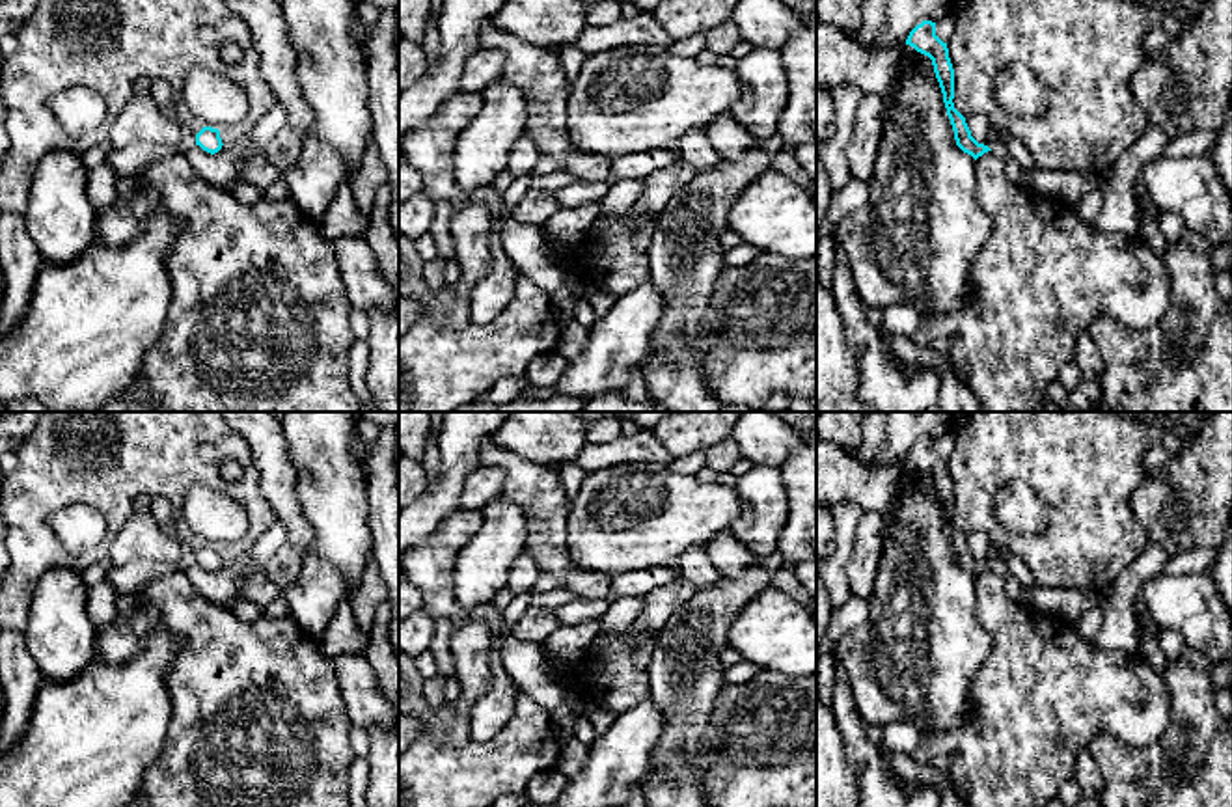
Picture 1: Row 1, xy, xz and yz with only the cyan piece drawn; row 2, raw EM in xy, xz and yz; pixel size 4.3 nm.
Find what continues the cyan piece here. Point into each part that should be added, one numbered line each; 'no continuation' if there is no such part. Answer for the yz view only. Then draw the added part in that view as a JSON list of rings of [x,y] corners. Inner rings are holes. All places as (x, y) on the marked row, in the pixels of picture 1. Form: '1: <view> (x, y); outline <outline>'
no continuation

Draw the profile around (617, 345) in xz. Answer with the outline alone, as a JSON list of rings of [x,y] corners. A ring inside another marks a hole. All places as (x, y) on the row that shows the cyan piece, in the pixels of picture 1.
[[[652,278],[619,296],[591,326],[587,347],[559,376],[557,393],[591,399],[621,391],[645,362],[649,339],[664,309],[664,294]]]

